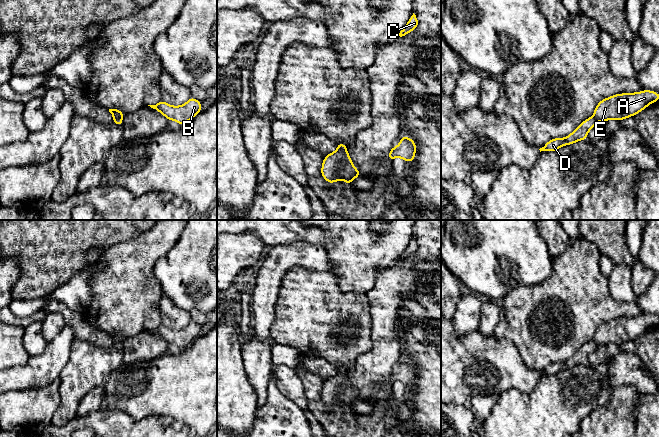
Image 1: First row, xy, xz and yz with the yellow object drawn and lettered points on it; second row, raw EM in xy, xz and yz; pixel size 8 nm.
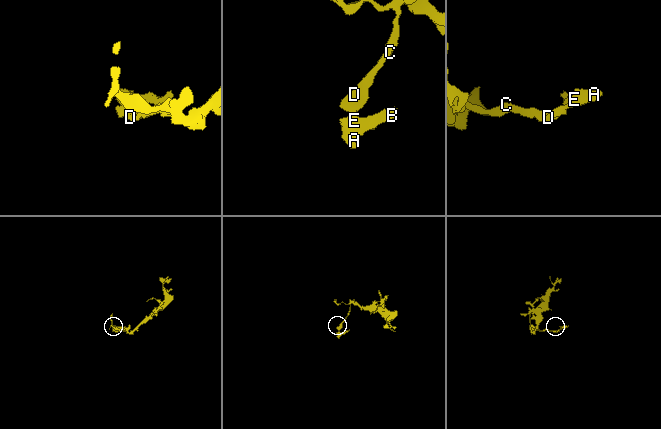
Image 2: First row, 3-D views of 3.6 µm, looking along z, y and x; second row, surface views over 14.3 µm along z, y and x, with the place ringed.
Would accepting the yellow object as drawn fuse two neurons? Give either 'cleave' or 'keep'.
cleave

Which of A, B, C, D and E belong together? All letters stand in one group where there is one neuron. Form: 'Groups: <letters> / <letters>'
Groups: A B E / C D

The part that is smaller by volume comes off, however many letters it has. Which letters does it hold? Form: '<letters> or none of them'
A, B, E

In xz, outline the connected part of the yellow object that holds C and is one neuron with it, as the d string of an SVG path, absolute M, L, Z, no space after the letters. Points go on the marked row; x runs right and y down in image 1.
M413 13L406 26L400 31L399 36L402 37L405 36L407 33L412 32L414 29L418 27L418 23L419 21L416 15Z

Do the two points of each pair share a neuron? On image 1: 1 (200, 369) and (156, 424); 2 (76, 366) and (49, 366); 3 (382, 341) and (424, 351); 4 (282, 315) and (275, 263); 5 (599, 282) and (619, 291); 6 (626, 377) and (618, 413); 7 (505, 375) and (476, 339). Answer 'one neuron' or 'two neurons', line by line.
1: two neurons
2: two neurons
3: two neurons
4: two neurons
5: two neurons
6: two neurons
7: one neuron

